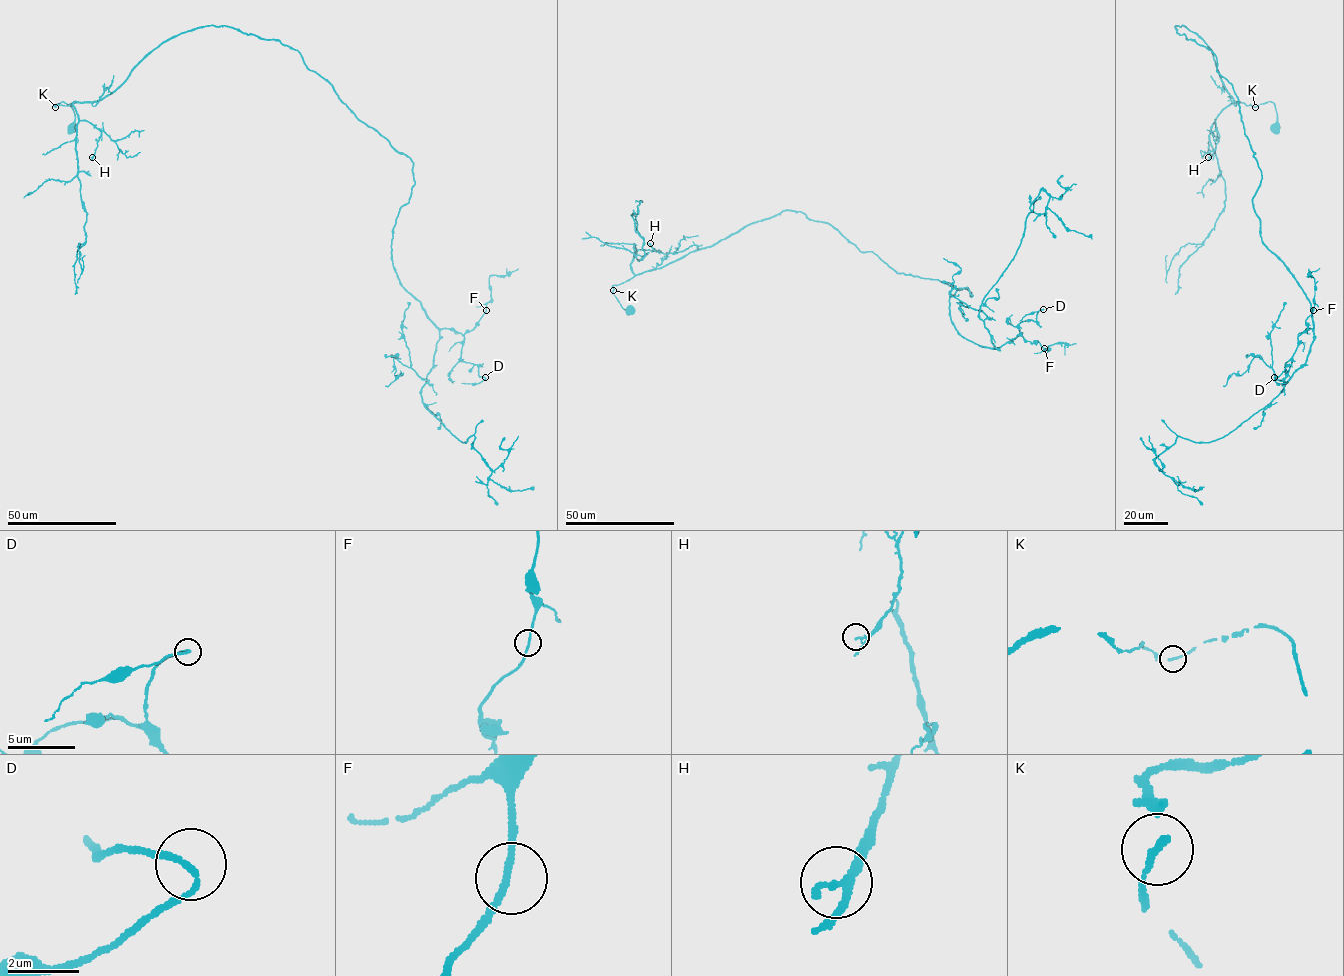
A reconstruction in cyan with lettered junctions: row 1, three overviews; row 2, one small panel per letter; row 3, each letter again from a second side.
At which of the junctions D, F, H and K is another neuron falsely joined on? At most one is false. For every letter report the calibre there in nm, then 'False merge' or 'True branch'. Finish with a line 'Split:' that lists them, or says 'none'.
D: Thickness 160 nm. True branch
F: Thickness 170 nm. True branch
H: Thickness 140 nm. True branch
K: Thickness 150 nm. True branch
Split: none

